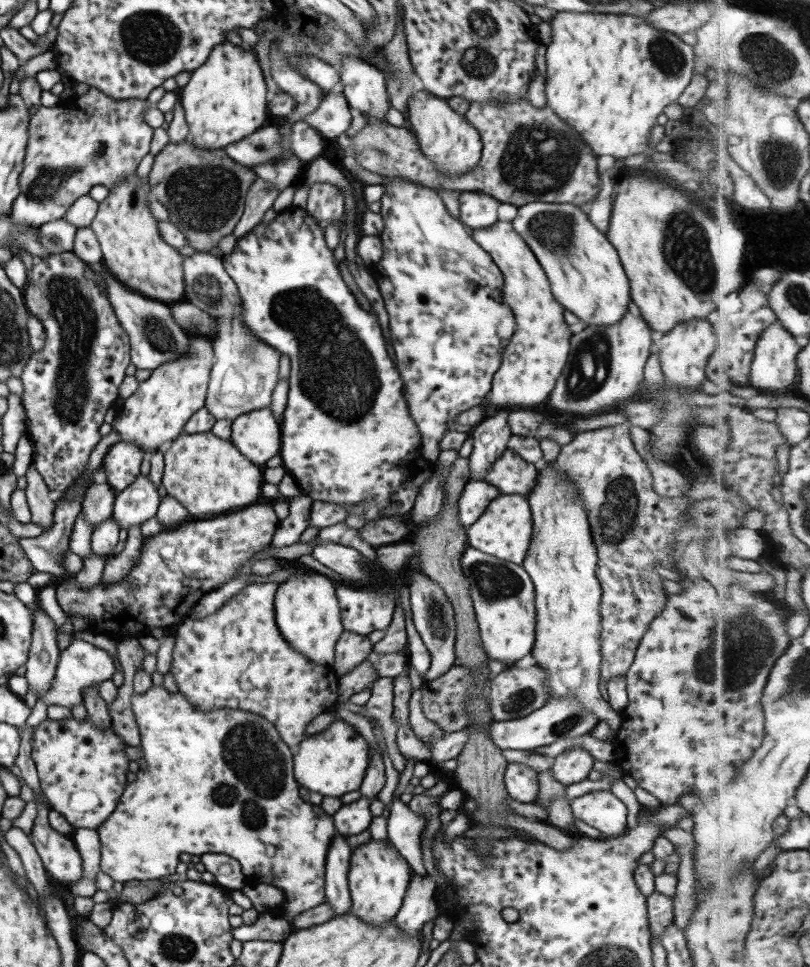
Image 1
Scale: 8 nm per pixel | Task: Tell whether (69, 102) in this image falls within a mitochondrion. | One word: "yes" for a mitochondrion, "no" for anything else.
no

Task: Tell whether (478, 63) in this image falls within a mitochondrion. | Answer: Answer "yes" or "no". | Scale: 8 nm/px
yes

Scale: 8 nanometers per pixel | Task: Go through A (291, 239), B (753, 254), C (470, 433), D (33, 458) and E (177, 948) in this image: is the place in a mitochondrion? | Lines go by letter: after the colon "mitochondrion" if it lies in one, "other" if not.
A: other
B: other
C: other
D: other
E: mitochondrion

